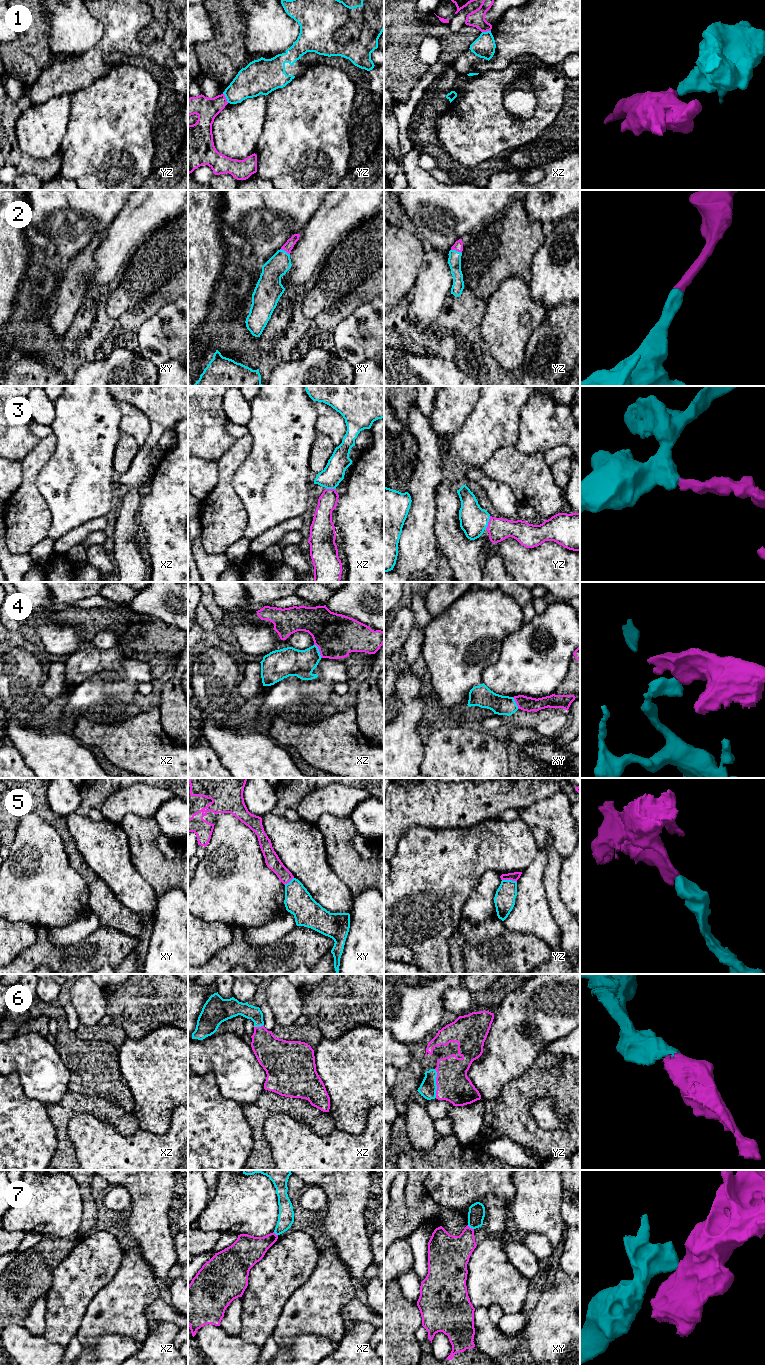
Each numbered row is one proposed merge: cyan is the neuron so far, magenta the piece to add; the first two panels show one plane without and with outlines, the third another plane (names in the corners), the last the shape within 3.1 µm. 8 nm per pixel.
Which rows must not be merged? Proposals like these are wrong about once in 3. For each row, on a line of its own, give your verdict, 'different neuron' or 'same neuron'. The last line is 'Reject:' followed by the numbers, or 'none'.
1: different neuron
2: same neuron
3: same neuron
4: different neuron
5: same neuron
6: same neuron
7: different neuron
Reject: 1, 4, 7

